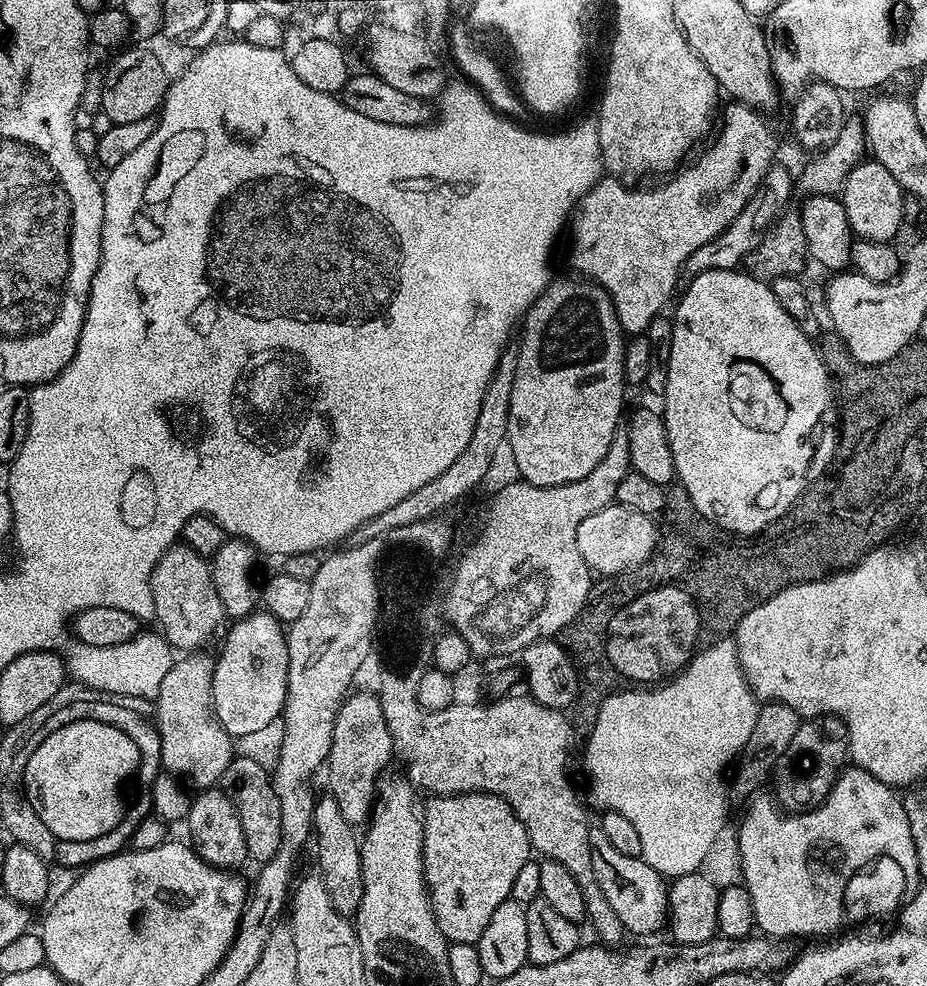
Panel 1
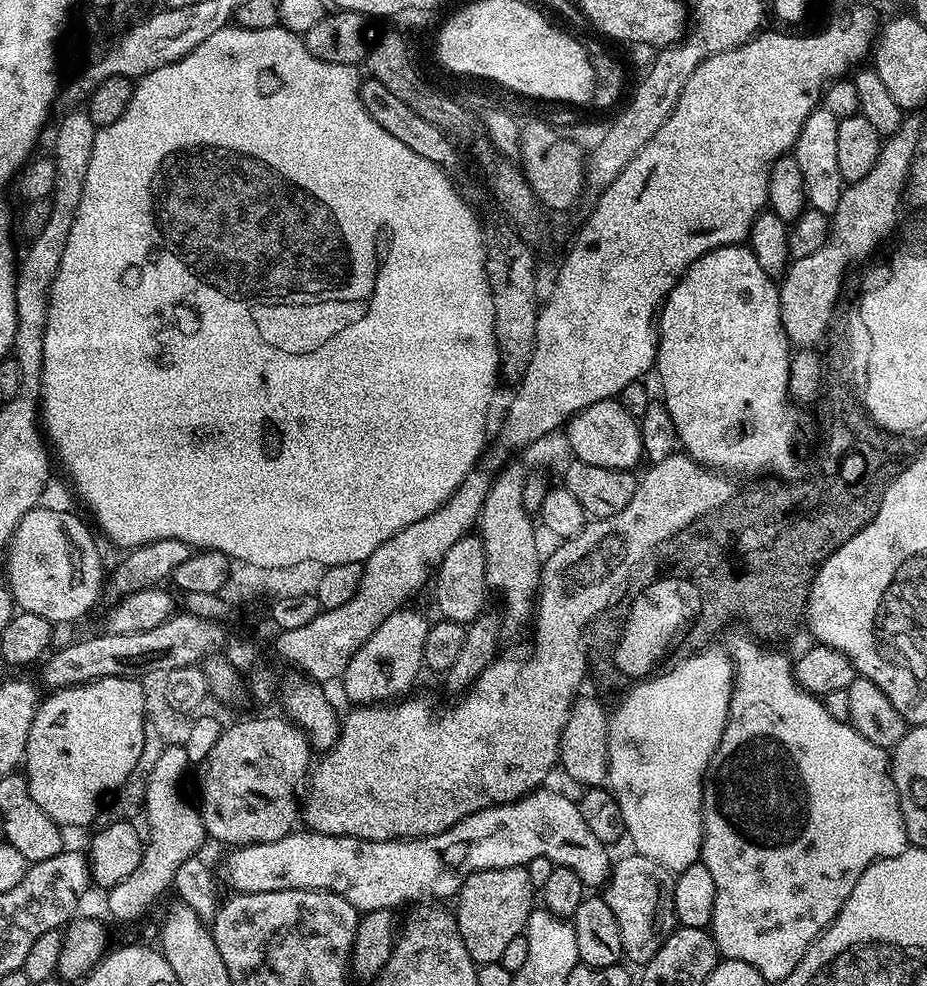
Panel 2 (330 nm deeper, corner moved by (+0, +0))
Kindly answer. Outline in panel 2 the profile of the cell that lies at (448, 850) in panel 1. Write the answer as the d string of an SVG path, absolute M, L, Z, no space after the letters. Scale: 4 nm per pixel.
M524 866L482 870L464 879L454 900L454 915L462 942L466 942L466 950L477 966L499 964L506 945L527 929L534 907L532 895L534 889L530 874Z

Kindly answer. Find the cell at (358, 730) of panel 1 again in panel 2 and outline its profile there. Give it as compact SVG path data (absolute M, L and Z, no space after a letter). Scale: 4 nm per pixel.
M405 606L390 614L382 626L370 634L366 643L348 659L342 677L345 692L353 705L380 706L413 691L412 683L424 668L422 646L426 642L429 623L429 617L415 612L412 606Z

